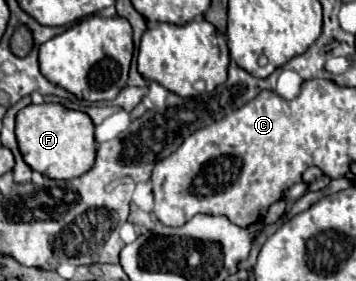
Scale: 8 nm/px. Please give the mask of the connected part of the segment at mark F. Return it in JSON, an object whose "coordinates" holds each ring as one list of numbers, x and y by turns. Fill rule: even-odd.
{"coordinates":[[60,103,28,105,16,115,16,137,24,161,50,179,74,179,88,173,96,161,94,123,82,111,66,109]]}

